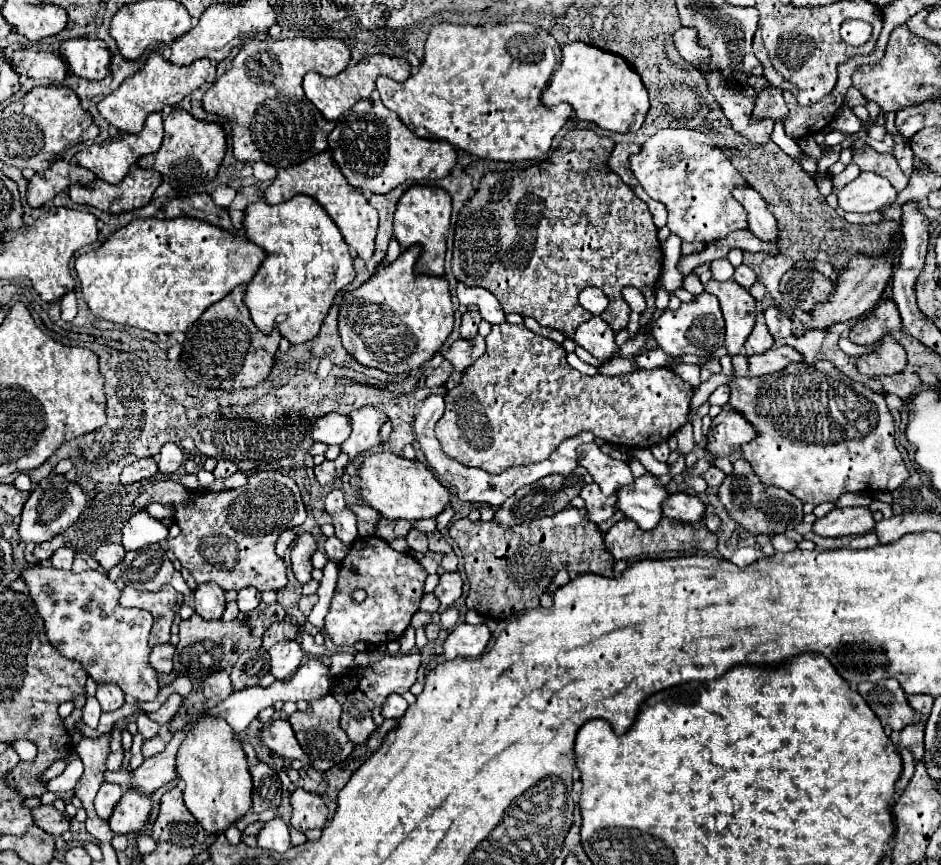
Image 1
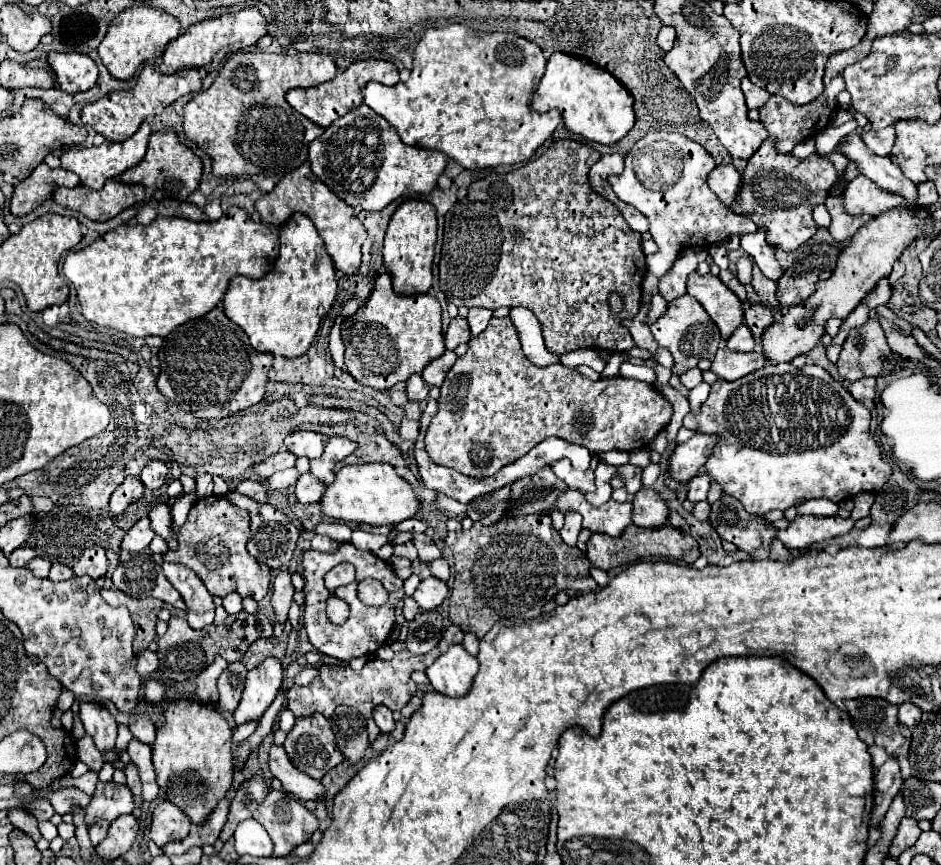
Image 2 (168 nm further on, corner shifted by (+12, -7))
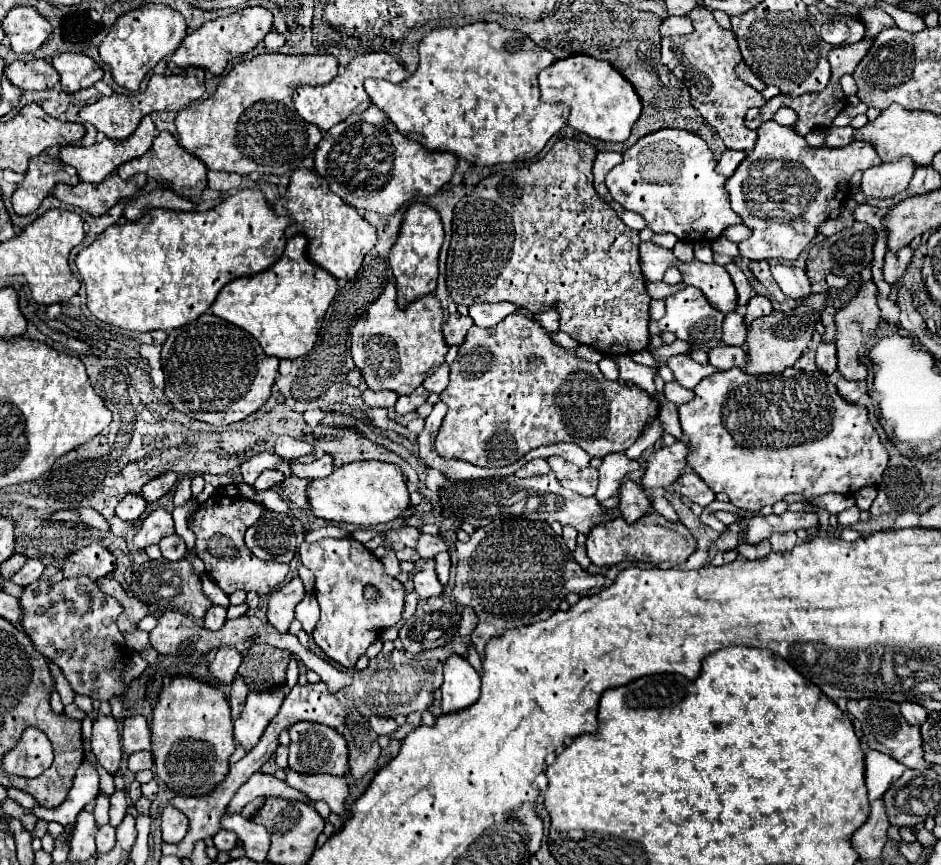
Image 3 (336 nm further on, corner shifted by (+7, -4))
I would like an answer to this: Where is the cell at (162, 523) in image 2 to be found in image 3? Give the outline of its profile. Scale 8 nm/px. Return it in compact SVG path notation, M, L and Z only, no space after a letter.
M212 606L204 616L204 626L208 630L220 630L224 622L226 622L226 608L222 606Z

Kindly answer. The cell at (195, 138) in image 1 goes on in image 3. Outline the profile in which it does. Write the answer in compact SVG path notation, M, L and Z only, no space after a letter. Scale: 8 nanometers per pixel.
M160 132L160 134L154 138L152 148L150 148L144 156L140 156L140 158L136 158L136 160L132 160L132 162L122 164L116 172L118 172L122 178L132 178L134 174L144 172L146 176L152 176L156 182L168 184L170 190L174 190L176 194L180 194L180 196L184 196L184 198L200 196L202 190L206 188L206 182L208 182L208 180L206 180L206 172L208 172L206 166L204 166L196 156L188 154L188 152L176 142L176 138L174 138L172 134L168 134L168 132Z

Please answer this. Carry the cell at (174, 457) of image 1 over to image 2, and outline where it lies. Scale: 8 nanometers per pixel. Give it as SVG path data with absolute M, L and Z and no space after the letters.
M153 459L151 463L145 465L145 469L141 471L139 479L143 481L143 485L145 485L147 489L159 489L161 485L165 485L167 473L169 473L169 467L167 467L163 461Z

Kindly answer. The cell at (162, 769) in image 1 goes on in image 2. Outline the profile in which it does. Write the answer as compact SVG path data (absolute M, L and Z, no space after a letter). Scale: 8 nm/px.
M97 781L97 791L85 809L87 825L95 819L113 821L123 813L131 813L135 809L135 795L131 793L129 785L121 785L115 781Z

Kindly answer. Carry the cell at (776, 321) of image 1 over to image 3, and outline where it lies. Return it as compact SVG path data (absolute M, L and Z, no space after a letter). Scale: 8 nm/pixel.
M754 296L748 300L746 304L746 316L744 316L744 322L746 324L752 324L752 320L760 318L760 316L768 316L772 312L772 304L766 296Z

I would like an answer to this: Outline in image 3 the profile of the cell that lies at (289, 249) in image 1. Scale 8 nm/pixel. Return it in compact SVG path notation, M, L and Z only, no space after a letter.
M296 234L288 240L286 250L278 262L274 262L266 272L248 278L236 278L226 284L210 312L242 330L248 330L262 346L268 356L276 358L300 358L312 350L318 338L324 314L338 292L334 276L328 276L322 268L316 268L306 256L308 240Z

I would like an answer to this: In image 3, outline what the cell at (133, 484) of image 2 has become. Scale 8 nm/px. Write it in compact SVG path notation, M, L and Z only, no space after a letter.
M128 494L120 504L116 506L116 516L128 524L134 524L146 510L146 502L138 494Z

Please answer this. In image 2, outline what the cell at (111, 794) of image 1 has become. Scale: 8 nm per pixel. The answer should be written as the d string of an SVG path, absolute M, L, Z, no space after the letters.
M99 819L99 823L93 823L89 827L89 837L91 837L93 845L97 845L97 843L103 841L103 837L107 835L107 829L109 829L109 823L103 823L103 819Z

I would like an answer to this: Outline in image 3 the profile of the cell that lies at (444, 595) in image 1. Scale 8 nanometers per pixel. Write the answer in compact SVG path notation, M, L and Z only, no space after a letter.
M420 570L414 574L414 592L420 598L430 598L430 596L440 596L442 594L442 584L436 578L436 570Z

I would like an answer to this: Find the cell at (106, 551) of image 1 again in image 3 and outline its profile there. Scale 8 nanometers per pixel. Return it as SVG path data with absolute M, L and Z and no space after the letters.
M90 544L82 548L82 552L74 552L62 566L64 578L88 576L90 580L98 580L114 570L114 556L102 548L100 544Z

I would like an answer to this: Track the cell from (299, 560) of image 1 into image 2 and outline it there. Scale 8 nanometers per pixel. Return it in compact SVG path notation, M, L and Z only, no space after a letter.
M287 569L279 571L277 577L273 579L273 597L271 597L271 605L273 605L275 615L279 619L279 623L273 625L274 638L279 639L283 633L283 623L287 621L287 611L293 601L293 593L295 593L295 587L291 583L291 573Z

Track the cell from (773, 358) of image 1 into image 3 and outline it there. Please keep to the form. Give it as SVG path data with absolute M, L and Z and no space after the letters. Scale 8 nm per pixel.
M720 344L716 348L708 350L708 362L718 370L732 370L732 368L744 368L746 364L746 352L738 346L726 346Z

